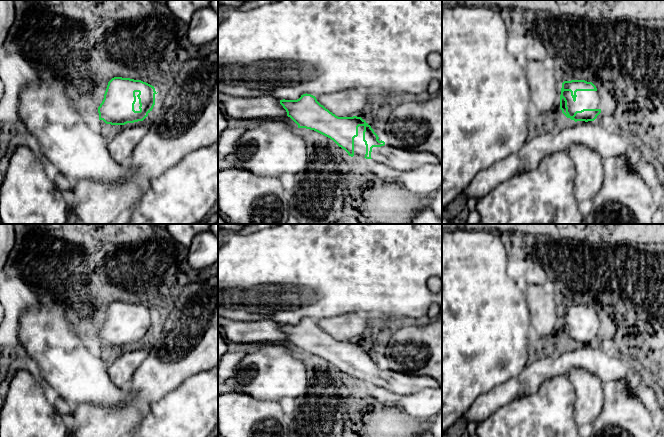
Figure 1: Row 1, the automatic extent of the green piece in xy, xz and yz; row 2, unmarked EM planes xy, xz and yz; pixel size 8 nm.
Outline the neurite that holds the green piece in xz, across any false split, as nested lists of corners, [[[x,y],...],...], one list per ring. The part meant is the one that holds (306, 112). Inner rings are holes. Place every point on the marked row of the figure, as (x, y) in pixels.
[[[303,94],[297,100],[280,100],[280,104],[297,125],[298,128],[306,128],[314,130],[331,140],[339,147],[344,149],[349,156],[355,159],[366,158],[376,160],[396,170],[408,171],[418,169],[424,165],[436,165],[440,160],[432,153],[427,151],[411,152],[386,144],[379,141],[378,135],[371,126],[361,117],[338,117],[323,105],[321,105],[315,96],[311,94]]]

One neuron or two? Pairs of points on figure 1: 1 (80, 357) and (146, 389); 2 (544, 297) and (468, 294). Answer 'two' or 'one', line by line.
1: two
2: two

